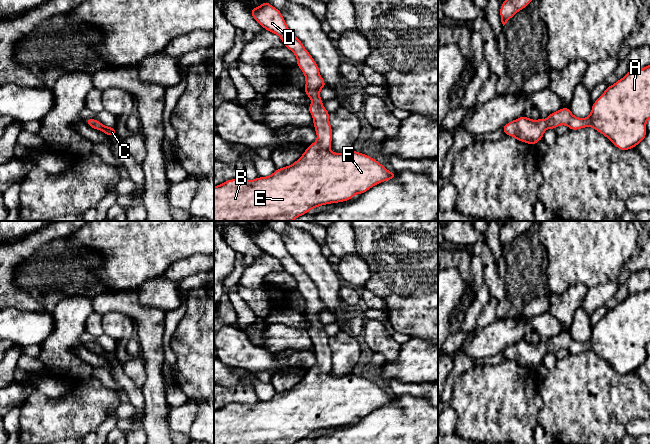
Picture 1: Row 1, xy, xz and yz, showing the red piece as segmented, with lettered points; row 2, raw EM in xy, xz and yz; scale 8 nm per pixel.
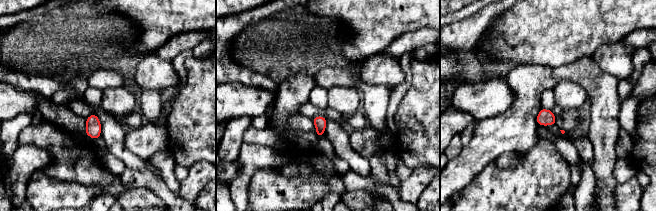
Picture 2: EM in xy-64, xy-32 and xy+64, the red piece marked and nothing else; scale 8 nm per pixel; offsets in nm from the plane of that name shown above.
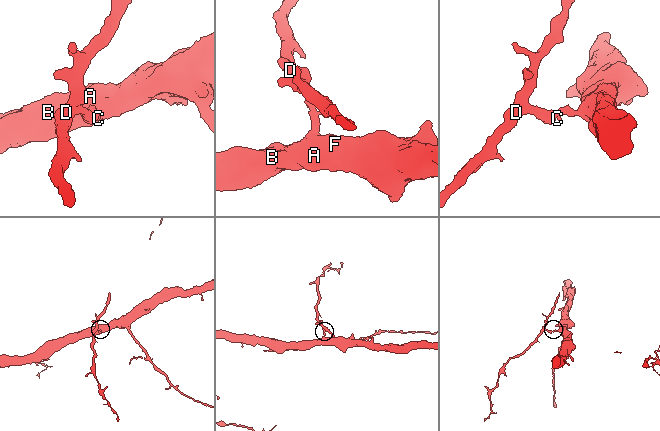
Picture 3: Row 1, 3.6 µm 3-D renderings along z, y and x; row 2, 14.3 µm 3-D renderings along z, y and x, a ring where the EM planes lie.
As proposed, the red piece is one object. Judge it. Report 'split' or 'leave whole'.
leave whole

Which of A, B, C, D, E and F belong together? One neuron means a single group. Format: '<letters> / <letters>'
A B C D E F

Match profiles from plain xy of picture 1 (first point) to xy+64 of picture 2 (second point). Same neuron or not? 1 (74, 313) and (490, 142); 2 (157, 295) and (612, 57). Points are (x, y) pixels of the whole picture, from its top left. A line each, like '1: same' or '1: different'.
1: same
2: same

